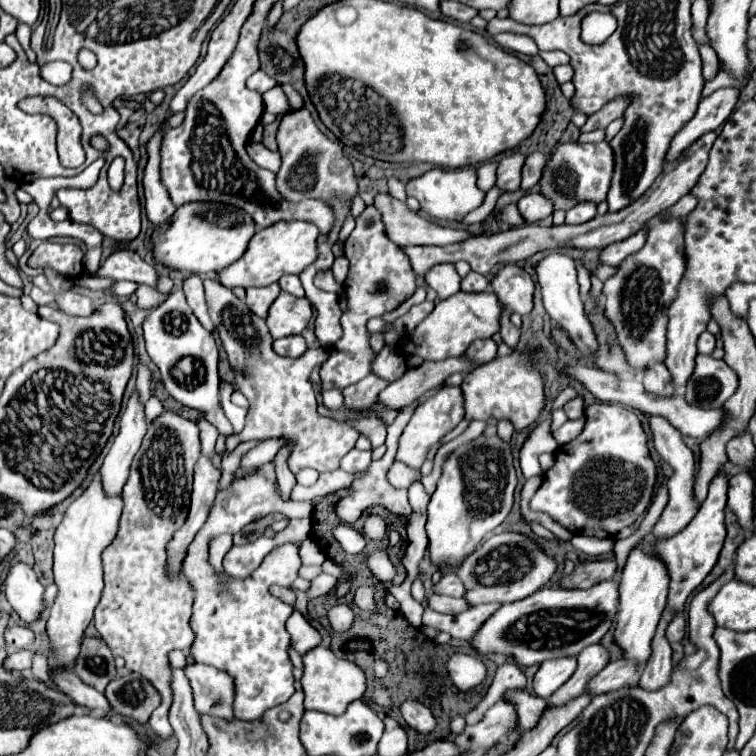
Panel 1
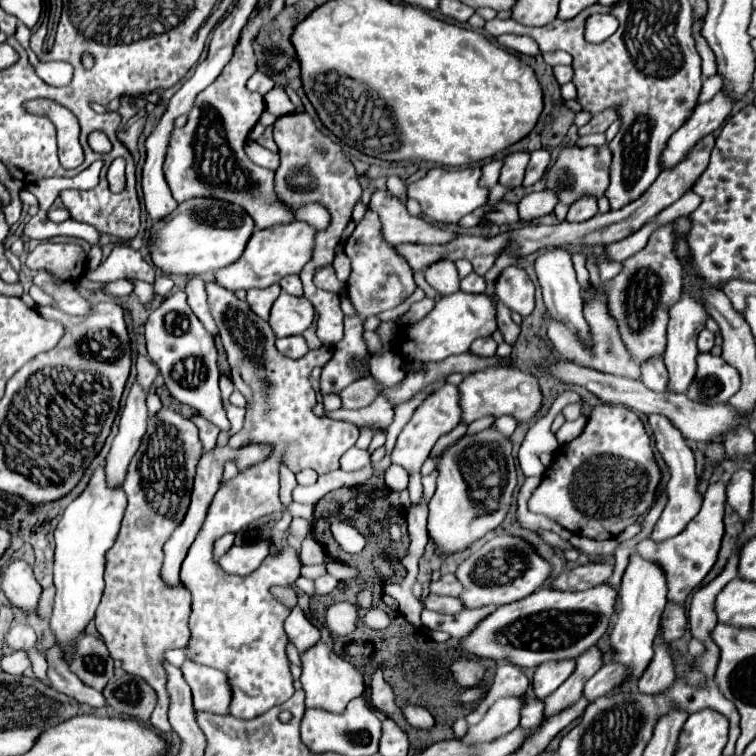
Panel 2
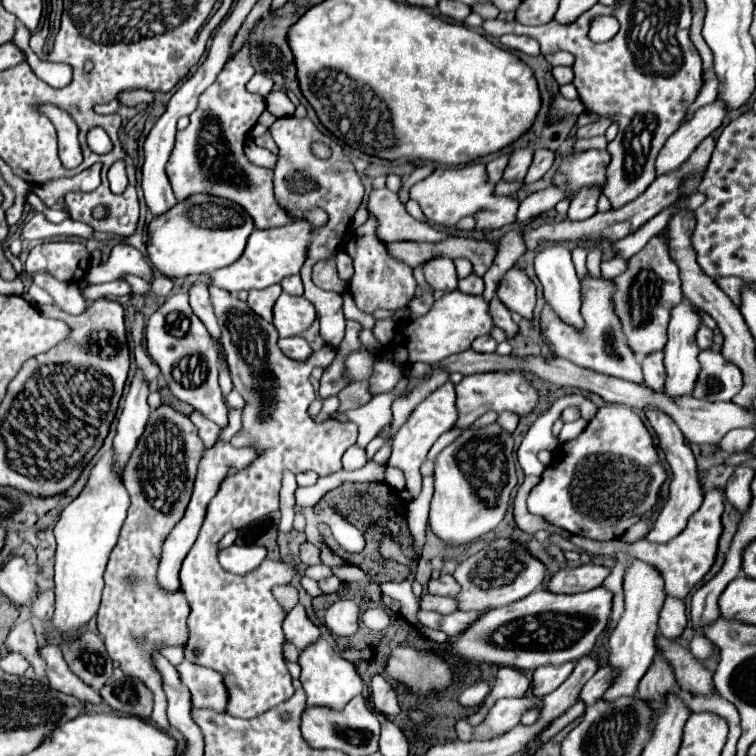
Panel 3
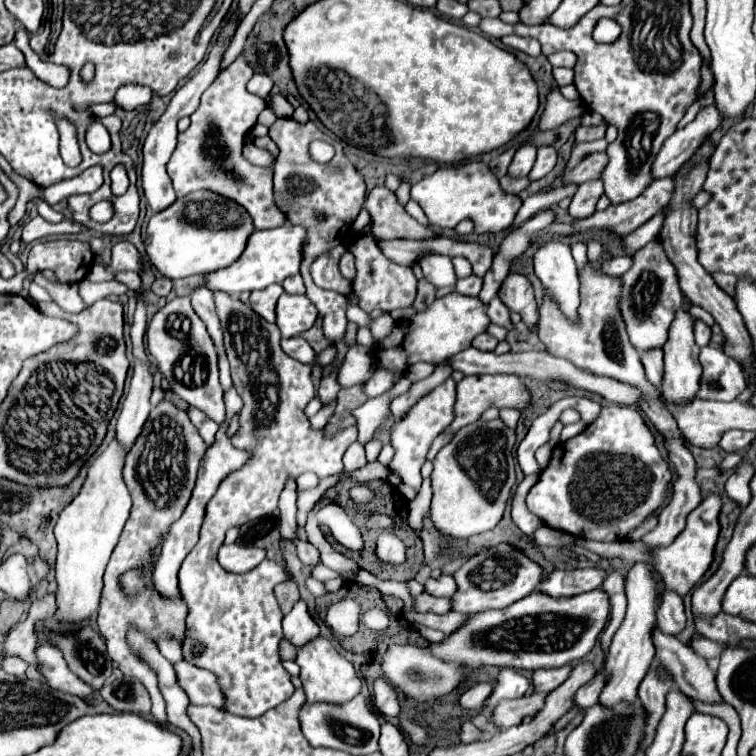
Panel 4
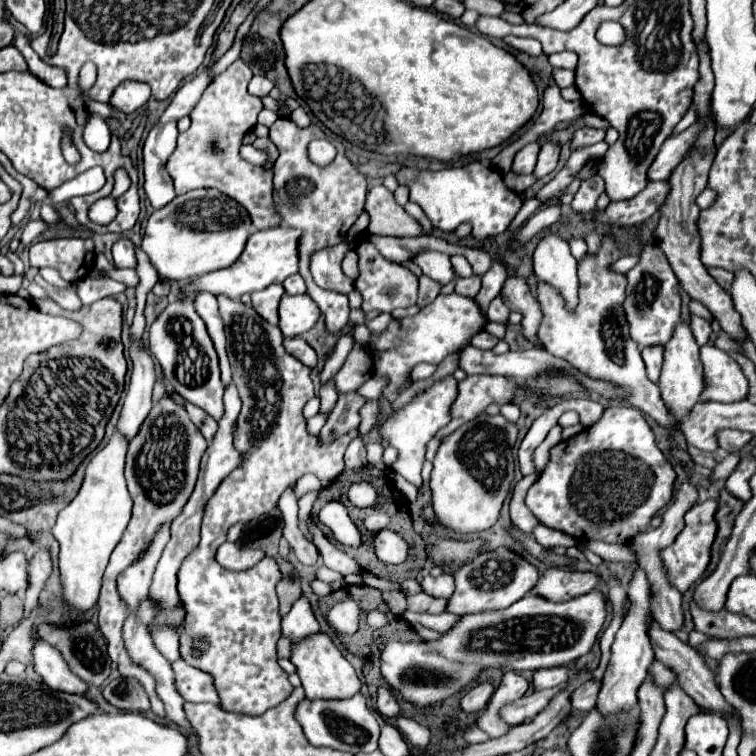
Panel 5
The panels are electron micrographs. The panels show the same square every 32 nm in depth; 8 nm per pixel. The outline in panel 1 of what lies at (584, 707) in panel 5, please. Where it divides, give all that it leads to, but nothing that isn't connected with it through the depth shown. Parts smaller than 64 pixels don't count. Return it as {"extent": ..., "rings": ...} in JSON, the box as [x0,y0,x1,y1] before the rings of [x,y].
{"extent":[586,660,640,698],"rings":[[[614,660],[610,664],[604,666],[604,670],[600,670],[586,686],[586,694],[590,698],[606,694],[606,692],[614,692],[620,690],[624,686],[630,684],[638,684],[640,674],[636,672],[636,664],[626,662],[626,660]]]}

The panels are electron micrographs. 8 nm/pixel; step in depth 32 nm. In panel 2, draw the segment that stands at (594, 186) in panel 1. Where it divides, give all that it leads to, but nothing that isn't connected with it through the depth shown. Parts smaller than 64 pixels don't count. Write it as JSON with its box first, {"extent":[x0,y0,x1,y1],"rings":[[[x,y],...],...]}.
{"extent":[548,146,612,206],"rings":[[[594,146],[564,148],[564,150],[560,150],[560,156],[556,158],[554,166],[550,166],[550,170],[548,170],[548,188],[556,190],[560,194],[560,202],[564,202],[568,206],[584,194],[592,194],[592,196],[600,198],[600,196],[604,196],[604,192],[608,188],[610,160],[612,160],[612,154],[610,154],[608,146],[602,146],[602,148],[594,148]]]}

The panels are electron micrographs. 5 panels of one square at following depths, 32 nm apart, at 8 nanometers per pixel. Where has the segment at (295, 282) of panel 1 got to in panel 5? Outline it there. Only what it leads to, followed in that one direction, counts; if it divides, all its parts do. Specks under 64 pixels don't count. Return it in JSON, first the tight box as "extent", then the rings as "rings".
{"extent":[282,274,306,294],"rings":[[[300,274],[288,276],[288,280],[284,280],[282,286],[286,288],[288,294],[304,294],[306,292],[306,284],[304,284],[304,280],[302,280]]]}

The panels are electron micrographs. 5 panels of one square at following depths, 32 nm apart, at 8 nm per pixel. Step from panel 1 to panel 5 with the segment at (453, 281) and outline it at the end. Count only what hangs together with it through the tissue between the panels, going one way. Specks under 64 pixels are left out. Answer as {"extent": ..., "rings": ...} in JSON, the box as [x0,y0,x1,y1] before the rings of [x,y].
{"extent":[412,250,454,284],"rings":[[[424,250],[422,254],[416,254],[412,258],[412,262],[418,264],[426,276],[430,276],[432,280],[436,280],[440,284],[448,284],[454,278],[450,256],[444,252]]]}

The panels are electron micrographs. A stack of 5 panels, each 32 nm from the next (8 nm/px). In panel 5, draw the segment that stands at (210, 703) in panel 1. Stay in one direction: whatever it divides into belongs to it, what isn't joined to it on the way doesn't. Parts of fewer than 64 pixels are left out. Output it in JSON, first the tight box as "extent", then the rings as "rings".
{"extent":[172,660,220,704],"rings":[[[184,660],[172,662],[172,670],[176,672],[176,688],[180,688],[180,696],[188,702],[214,702],[218,704],[220,698],[212,686],[212,676],[188,666]]]}

